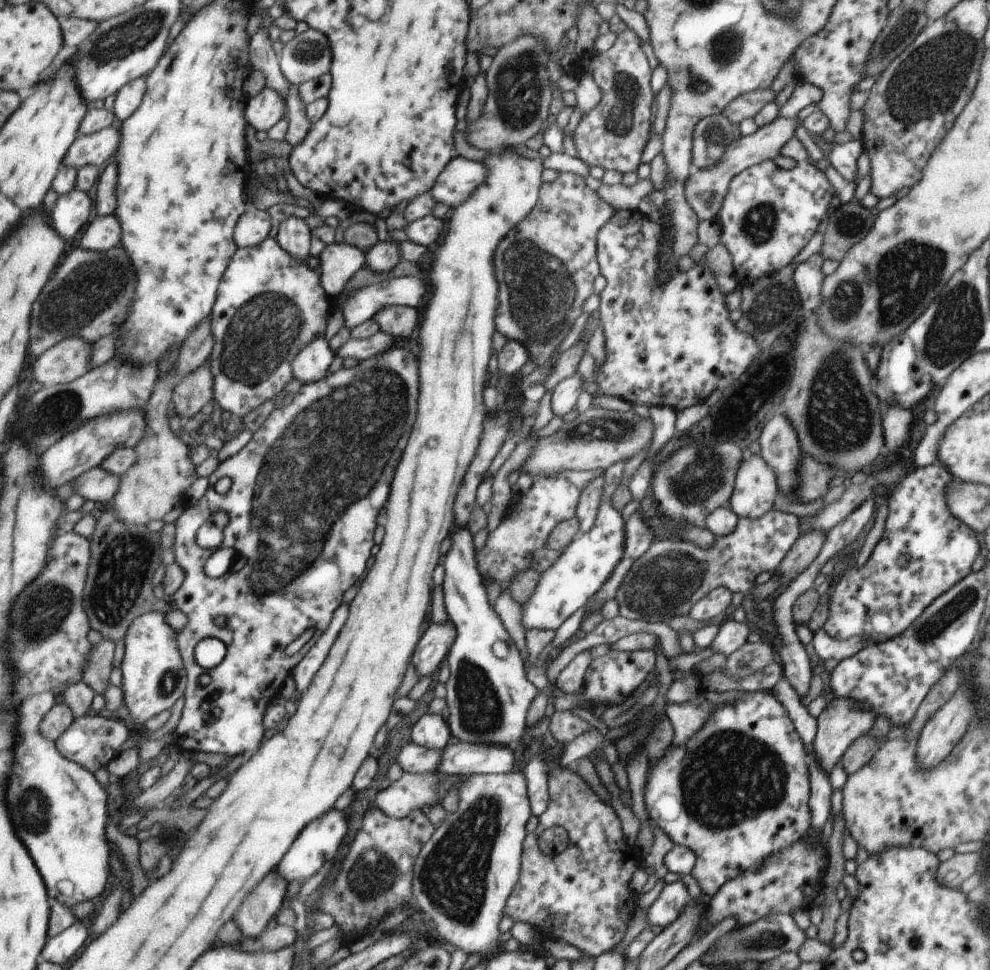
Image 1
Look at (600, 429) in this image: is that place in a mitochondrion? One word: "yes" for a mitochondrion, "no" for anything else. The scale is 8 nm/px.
yes

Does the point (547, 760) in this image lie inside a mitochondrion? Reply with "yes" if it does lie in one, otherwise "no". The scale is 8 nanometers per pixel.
no

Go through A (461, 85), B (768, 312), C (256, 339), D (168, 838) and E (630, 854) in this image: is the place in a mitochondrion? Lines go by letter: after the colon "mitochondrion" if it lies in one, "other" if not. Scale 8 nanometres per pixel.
A: other
B: mitochondrion
C: mitochondrion
D: other
E: other

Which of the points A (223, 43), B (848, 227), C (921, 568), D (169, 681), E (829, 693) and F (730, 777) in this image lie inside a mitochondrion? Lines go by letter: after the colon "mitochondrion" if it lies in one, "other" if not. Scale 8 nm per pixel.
A: other
B: mitochondrion
C: other
D: mitochondrion
E: other
F: mitochondrion

